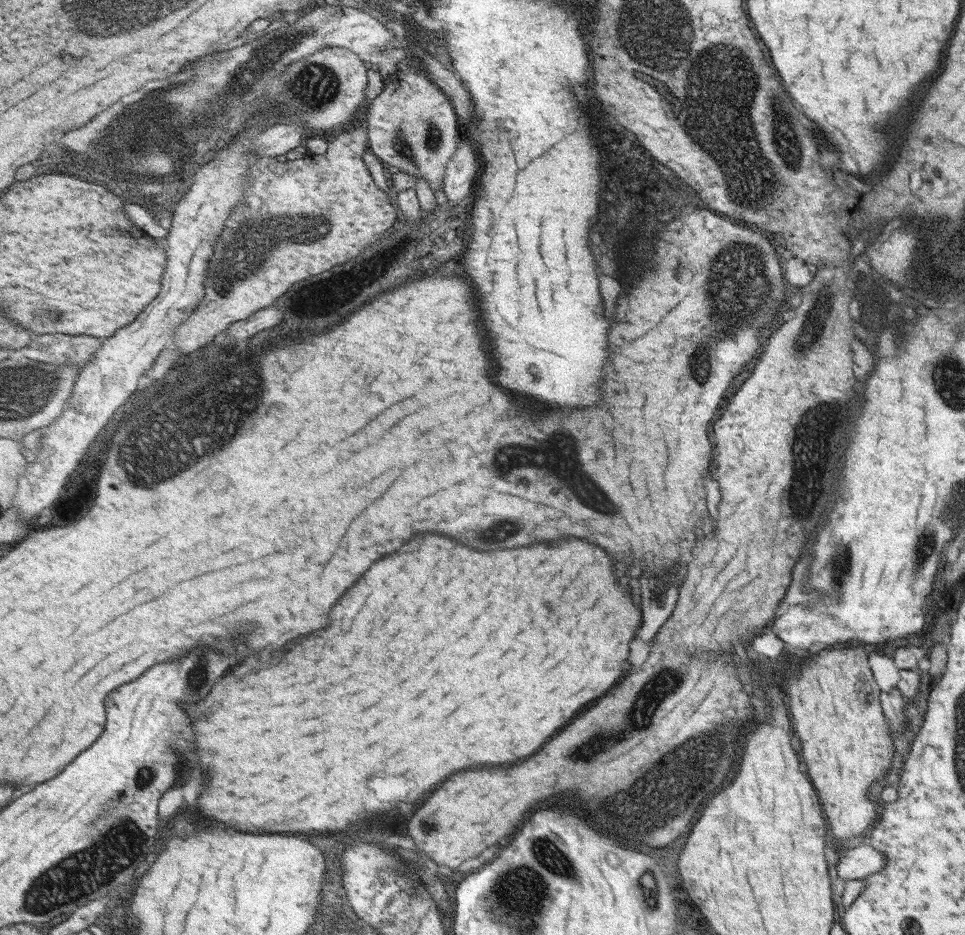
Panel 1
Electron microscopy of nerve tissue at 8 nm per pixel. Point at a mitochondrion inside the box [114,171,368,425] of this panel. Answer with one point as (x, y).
(244, 255)

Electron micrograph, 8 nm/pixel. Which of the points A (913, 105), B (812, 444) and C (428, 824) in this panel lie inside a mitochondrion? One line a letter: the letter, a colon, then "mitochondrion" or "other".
A: other
B: mitochondrion
C: mitochondrion

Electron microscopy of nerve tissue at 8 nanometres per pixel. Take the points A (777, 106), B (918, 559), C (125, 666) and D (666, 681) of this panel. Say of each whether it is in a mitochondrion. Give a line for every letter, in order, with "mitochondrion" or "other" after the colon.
A: mitochondrion
B: mitochondrion
C: other
D: mitochondrion

